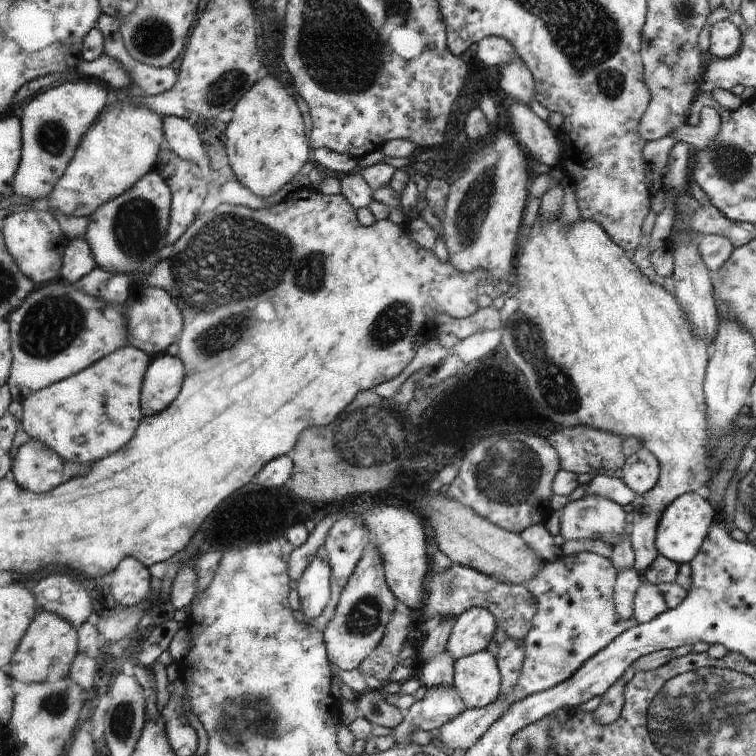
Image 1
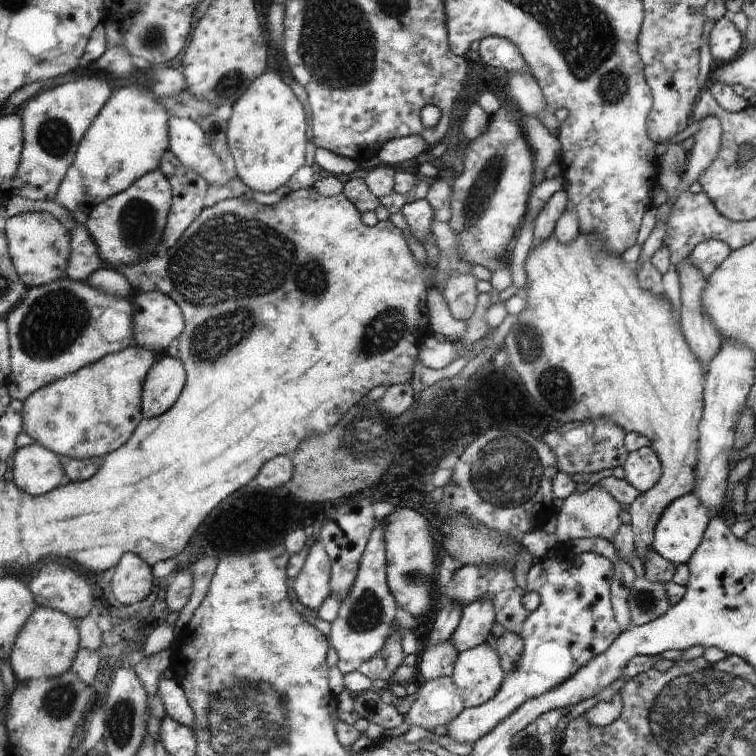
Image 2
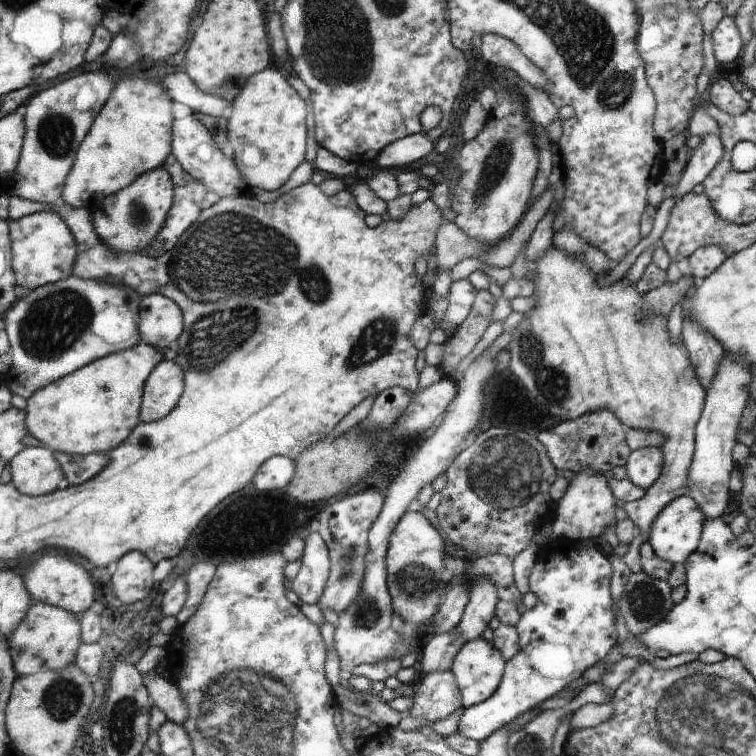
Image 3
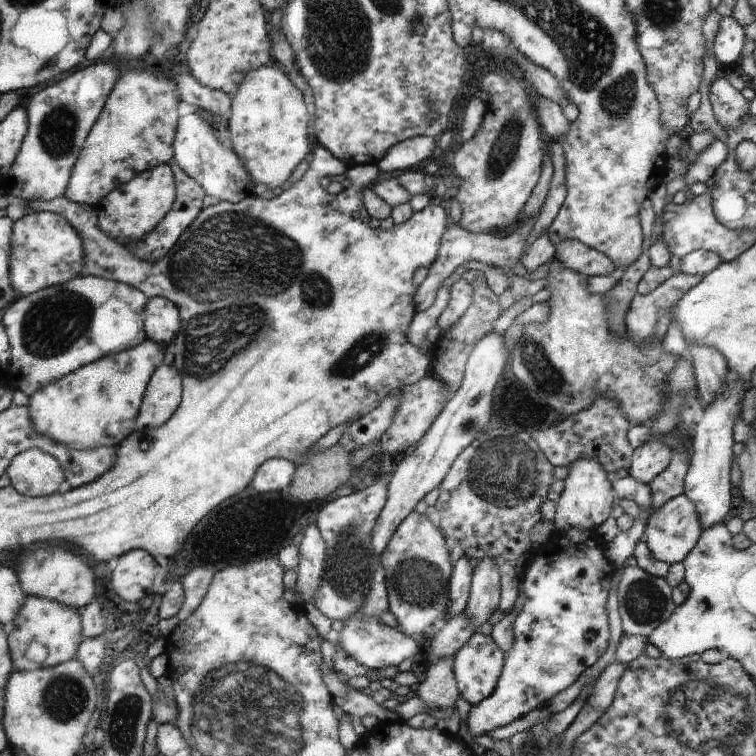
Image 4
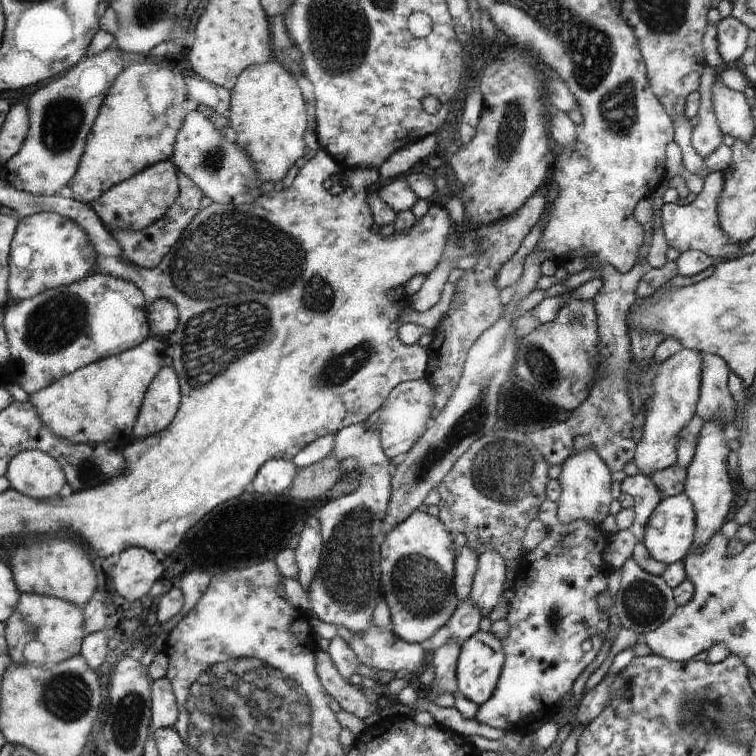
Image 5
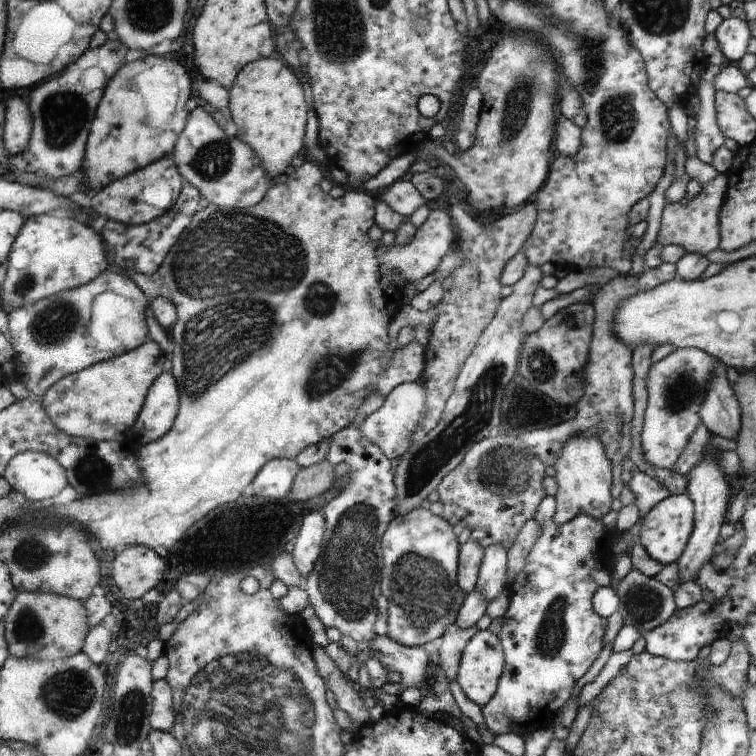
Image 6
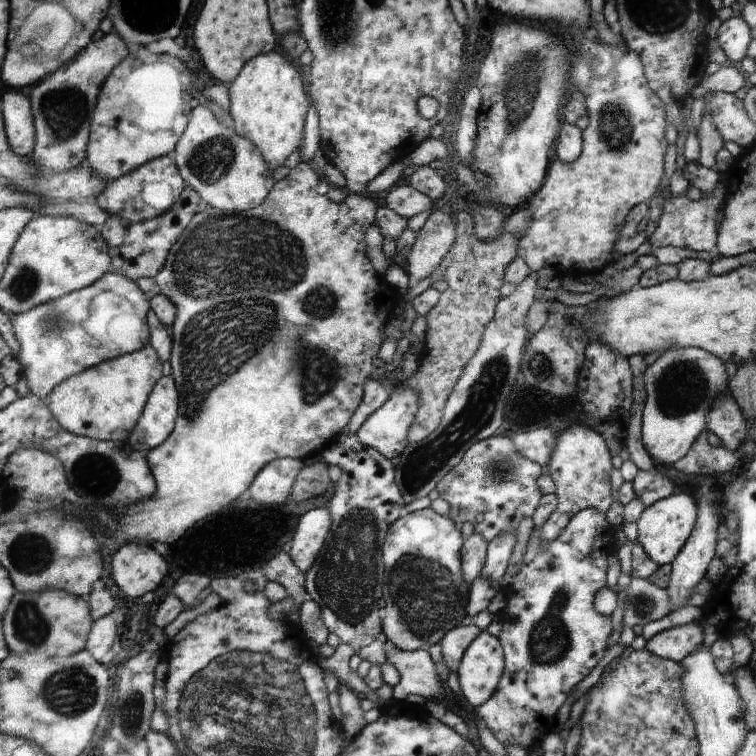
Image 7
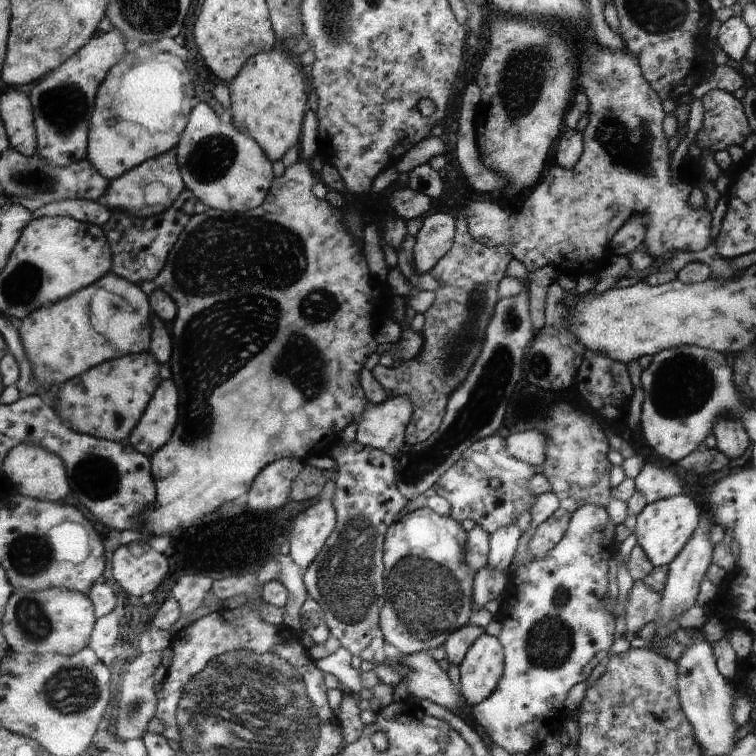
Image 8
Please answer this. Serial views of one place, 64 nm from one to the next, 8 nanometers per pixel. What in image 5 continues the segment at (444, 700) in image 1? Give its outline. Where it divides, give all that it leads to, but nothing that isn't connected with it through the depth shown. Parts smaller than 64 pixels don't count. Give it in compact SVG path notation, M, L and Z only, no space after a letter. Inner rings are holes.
M448 638L438 650L434 652L432 658L432 668L434 668L434 681L431 690L438 694L453 694L457 690L456 668L460 656L462 644L456 644Z

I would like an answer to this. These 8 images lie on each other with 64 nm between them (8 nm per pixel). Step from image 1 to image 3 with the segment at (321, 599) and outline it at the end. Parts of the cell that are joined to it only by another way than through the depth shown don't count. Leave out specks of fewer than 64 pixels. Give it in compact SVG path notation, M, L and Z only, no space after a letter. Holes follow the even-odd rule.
M312 527L308 538L304 540L300 571L291 581L293 598L301 604L318 605L322 594L325 593L331 568L332 560L329 559L325 540L315 527Z

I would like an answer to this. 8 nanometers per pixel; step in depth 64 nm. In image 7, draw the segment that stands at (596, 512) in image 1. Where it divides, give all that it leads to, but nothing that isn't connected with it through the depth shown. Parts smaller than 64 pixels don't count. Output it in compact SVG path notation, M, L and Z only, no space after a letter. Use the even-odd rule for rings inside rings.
M588 423L572 424L558 434L556 447L547 465L550 470L548 476L555 484L554 494L558 499L558 506L542 526L540 533L542 544L558 538L572 519L587 507L596 508L602 513L606 513L610 508L612 462L610 462L608 448L602 434L598 434Z

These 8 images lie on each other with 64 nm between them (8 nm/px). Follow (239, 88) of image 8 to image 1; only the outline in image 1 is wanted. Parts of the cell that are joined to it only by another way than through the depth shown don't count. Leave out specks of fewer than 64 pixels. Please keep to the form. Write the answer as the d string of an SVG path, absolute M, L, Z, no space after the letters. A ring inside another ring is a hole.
M265 74L234 105L225 135L225 149L233 175L243 187L262 198L276 194L286 182L290 182L310 156L304 118L294 98L276 78Z

